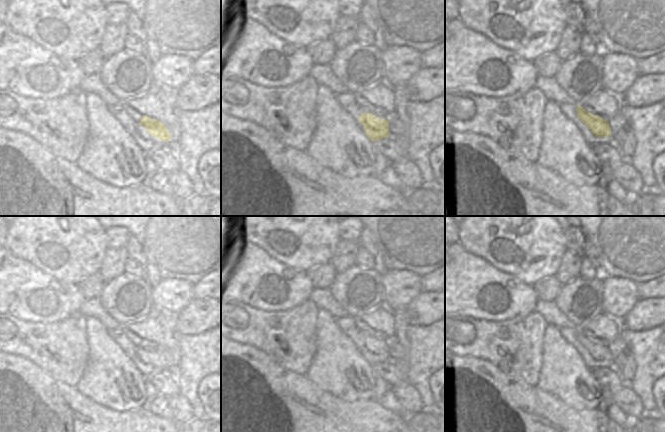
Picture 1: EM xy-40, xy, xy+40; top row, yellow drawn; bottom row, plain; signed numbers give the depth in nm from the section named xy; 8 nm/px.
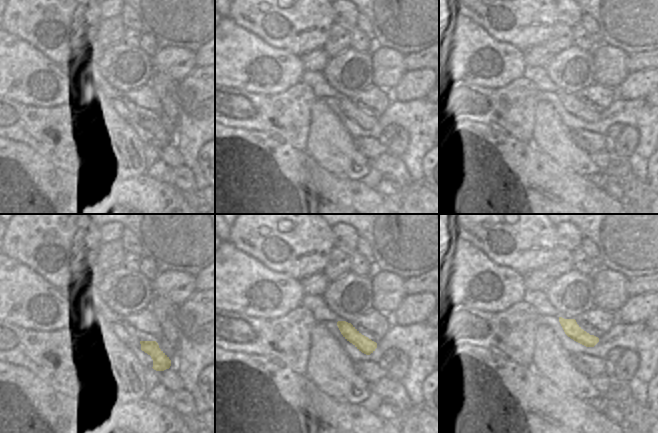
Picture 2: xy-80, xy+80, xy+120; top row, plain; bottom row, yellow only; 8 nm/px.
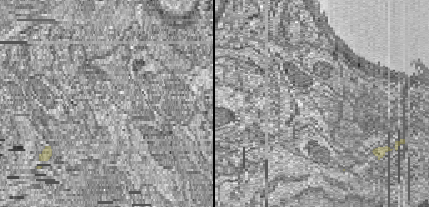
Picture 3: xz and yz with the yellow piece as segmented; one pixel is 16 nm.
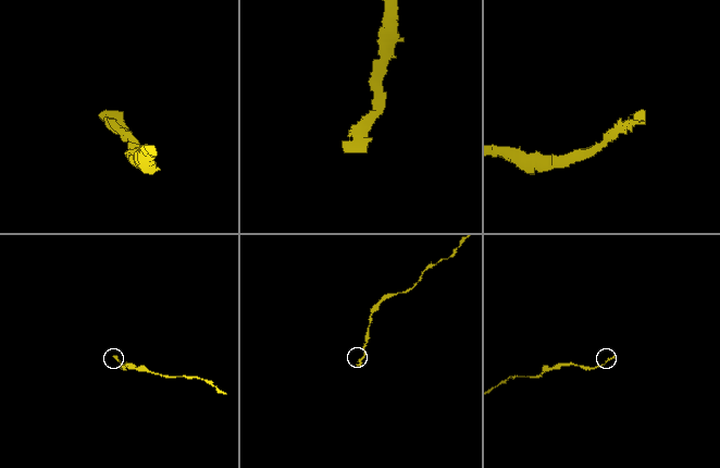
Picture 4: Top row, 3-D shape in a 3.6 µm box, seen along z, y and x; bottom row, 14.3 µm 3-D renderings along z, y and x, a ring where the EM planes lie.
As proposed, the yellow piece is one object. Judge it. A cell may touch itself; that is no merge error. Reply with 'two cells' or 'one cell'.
one cell

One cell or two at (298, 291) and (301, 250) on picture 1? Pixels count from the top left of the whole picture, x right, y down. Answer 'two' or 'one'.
two

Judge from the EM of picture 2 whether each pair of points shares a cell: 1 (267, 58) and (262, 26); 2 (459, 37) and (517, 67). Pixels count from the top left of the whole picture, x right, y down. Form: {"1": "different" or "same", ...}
{"1": "different", "2": "same"}

